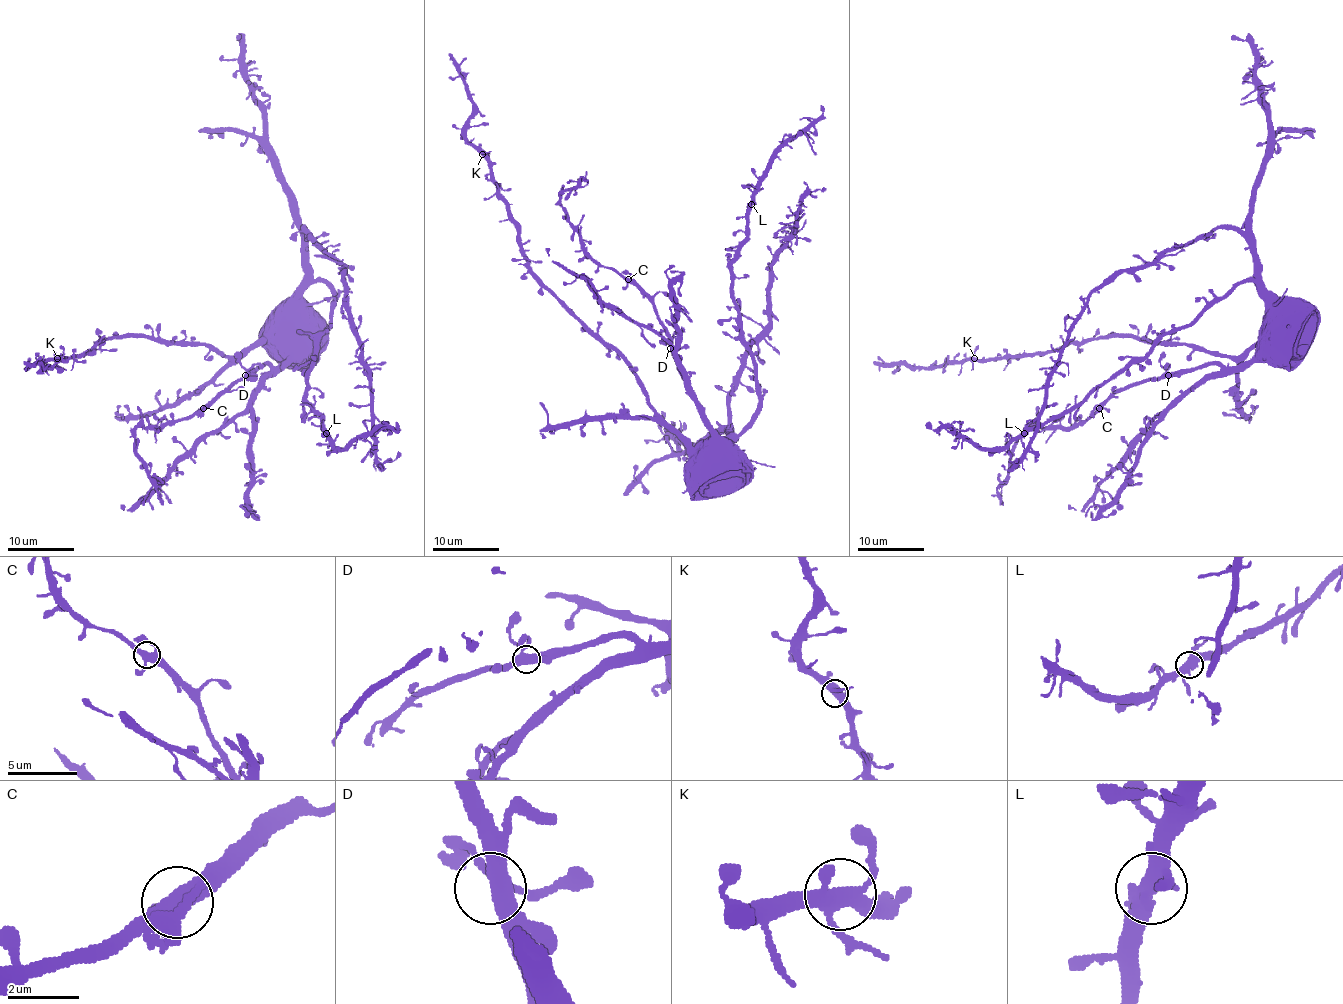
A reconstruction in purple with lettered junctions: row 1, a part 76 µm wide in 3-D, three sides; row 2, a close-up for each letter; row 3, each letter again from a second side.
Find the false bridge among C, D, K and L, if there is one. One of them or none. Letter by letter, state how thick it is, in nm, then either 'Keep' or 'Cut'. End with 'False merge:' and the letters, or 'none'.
C: Thickness 400 nm. Keep
D: Thickness 440 nm. Keep
K: Thickness 420 nm. Keep
L: Thickness 440 nm. Keep
False merge: none

